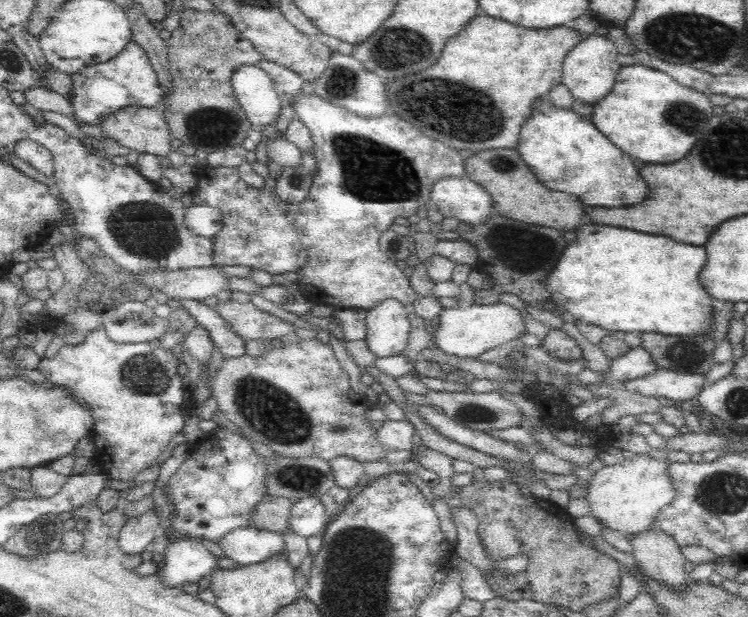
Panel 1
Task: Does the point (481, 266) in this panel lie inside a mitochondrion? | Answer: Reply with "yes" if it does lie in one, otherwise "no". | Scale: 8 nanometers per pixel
no

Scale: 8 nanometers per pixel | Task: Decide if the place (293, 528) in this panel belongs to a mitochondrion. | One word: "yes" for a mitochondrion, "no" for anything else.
no

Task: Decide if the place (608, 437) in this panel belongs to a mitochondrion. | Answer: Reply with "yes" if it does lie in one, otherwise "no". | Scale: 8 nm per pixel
no

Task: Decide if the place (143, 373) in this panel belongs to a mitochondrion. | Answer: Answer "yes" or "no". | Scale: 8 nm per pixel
yes

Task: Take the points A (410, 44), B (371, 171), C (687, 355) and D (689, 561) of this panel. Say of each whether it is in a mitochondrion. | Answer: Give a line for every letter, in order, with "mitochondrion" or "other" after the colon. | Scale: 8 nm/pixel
A: mitochondrion
B: mitochondrion
C: mitochondrion
D: other

